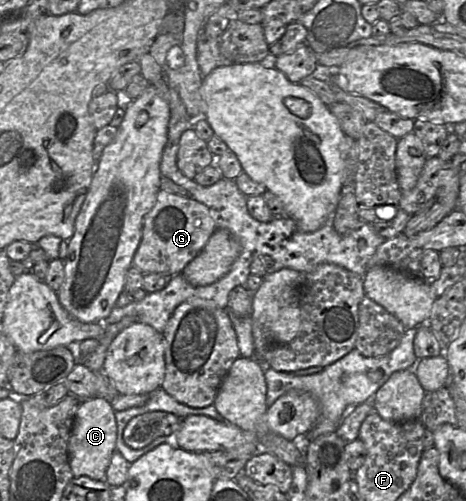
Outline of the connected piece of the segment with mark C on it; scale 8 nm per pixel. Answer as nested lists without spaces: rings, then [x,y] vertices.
[[[100,396],[81,400],[68,443],[69,466],[74,477],[87,476],[103,481],[110,459],[116,450],[117,423],[110,402]]]

